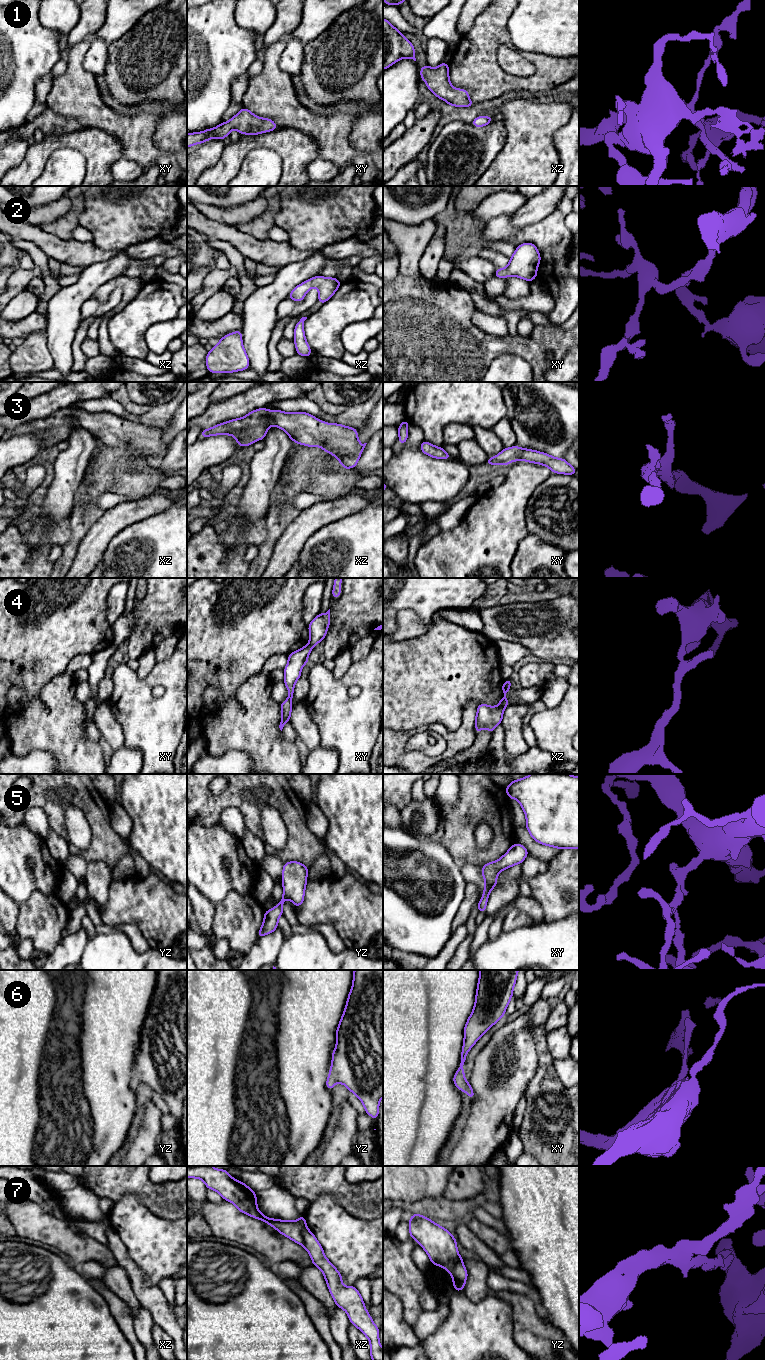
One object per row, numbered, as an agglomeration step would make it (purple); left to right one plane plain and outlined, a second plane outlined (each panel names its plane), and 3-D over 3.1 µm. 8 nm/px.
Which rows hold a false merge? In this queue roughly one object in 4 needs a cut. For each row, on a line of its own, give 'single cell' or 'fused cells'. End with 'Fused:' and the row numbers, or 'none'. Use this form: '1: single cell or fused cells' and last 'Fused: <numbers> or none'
1: single cell
2: single cell
3: single cell
4: fused cells
5: single cell
6: single cell
7: fused cells
Fused: 4, 7

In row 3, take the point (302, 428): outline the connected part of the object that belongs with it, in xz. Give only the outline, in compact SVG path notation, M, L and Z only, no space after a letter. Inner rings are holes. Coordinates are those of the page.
M259 408L242 418L201 430L200 436L206 438L215 435L232 435L239 446L245 447L255 441L264 440L270 426L277 426L285 431L295 443L309 447L318 446L324 452L329 452L347 470L357 466L367 444L358 441L356 428L323 422L302 411L288 413L267 408Z

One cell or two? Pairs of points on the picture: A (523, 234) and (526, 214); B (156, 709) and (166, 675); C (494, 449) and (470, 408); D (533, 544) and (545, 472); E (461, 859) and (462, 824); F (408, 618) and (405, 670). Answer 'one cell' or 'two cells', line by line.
A: two cells
B: one cell
C: two cells
D: two cells
E: one cell
F: two cells

